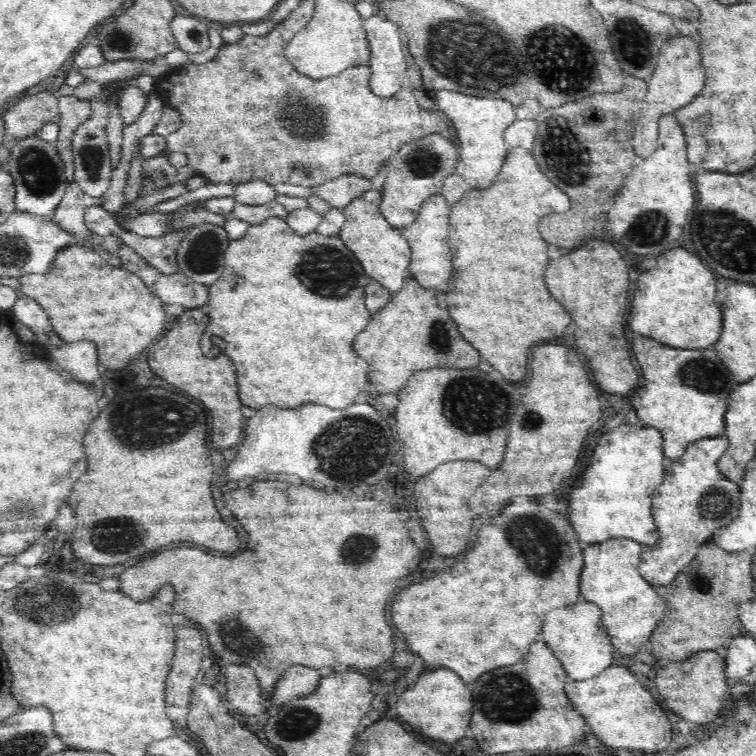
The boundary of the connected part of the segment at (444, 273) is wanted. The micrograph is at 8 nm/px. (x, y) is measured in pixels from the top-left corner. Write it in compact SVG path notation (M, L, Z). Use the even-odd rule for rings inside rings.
M440 193L427 198L421 206L416 220L399 231L407 238L411 248L411 263L409 271L420 284L427 289L438 288L440 284L448 282L452 276L452 250L448 246L448 218L450 218L451 204Z

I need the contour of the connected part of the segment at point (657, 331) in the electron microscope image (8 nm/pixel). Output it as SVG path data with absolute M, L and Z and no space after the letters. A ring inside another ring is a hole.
M674 248L656 258L656 268L638 280L628 316L630 330L654 338L662 344L686 350L702 350L718 342L722 334L722 310L714 302L716 278L698 256L684 248Z

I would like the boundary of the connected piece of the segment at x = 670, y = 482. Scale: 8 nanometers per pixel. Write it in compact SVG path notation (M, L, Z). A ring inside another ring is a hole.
M726 436L700 439L690 443L679 459L673 460L670 466L666 466L664 482L660 484L652 506L652 514L658 526L658 542L652 546L642 545L642 558L639 565L641 576L650 584L654 586L672 584L677 579L676 576L696 559L700 548L714 534L714 530L725 527L738 516L741 507L740 485L728 480L718 466L720 457L728 447L729 440Z

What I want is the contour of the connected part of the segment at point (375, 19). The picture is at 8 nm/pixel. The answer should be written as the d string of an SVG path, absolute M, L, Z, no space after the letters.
M374 14L364 20L364 26L371 48L371 57L369 60L372 72L369 82L371 91L381 98L391 98L408 81L407 56L405 55L407 47L402 30L394 21L388 20L381 14Z

